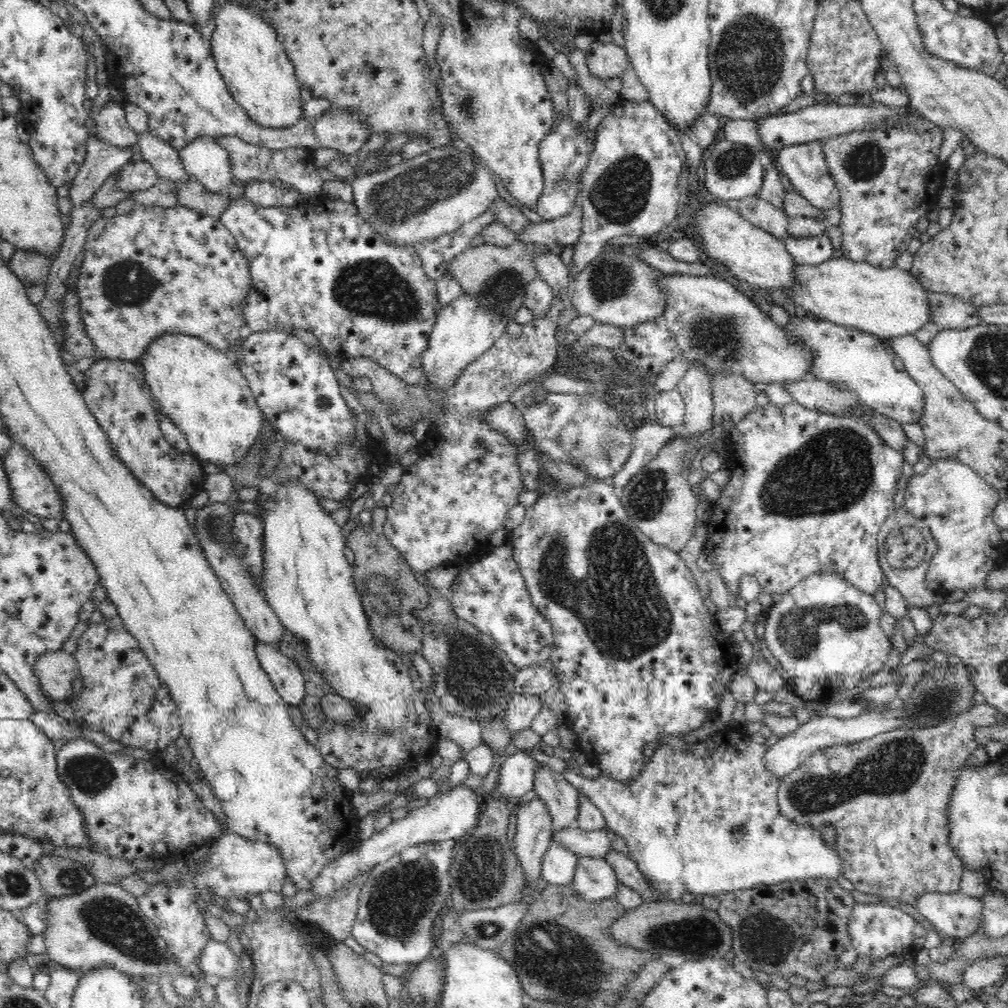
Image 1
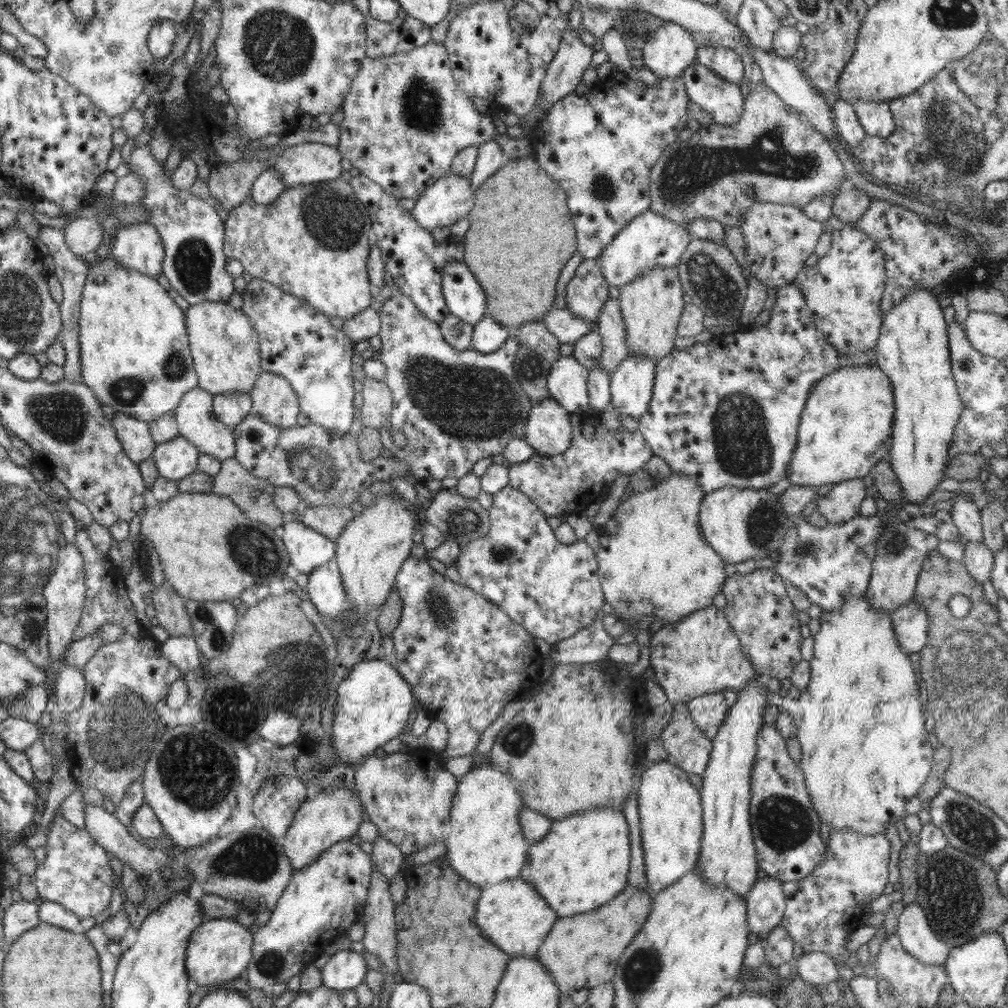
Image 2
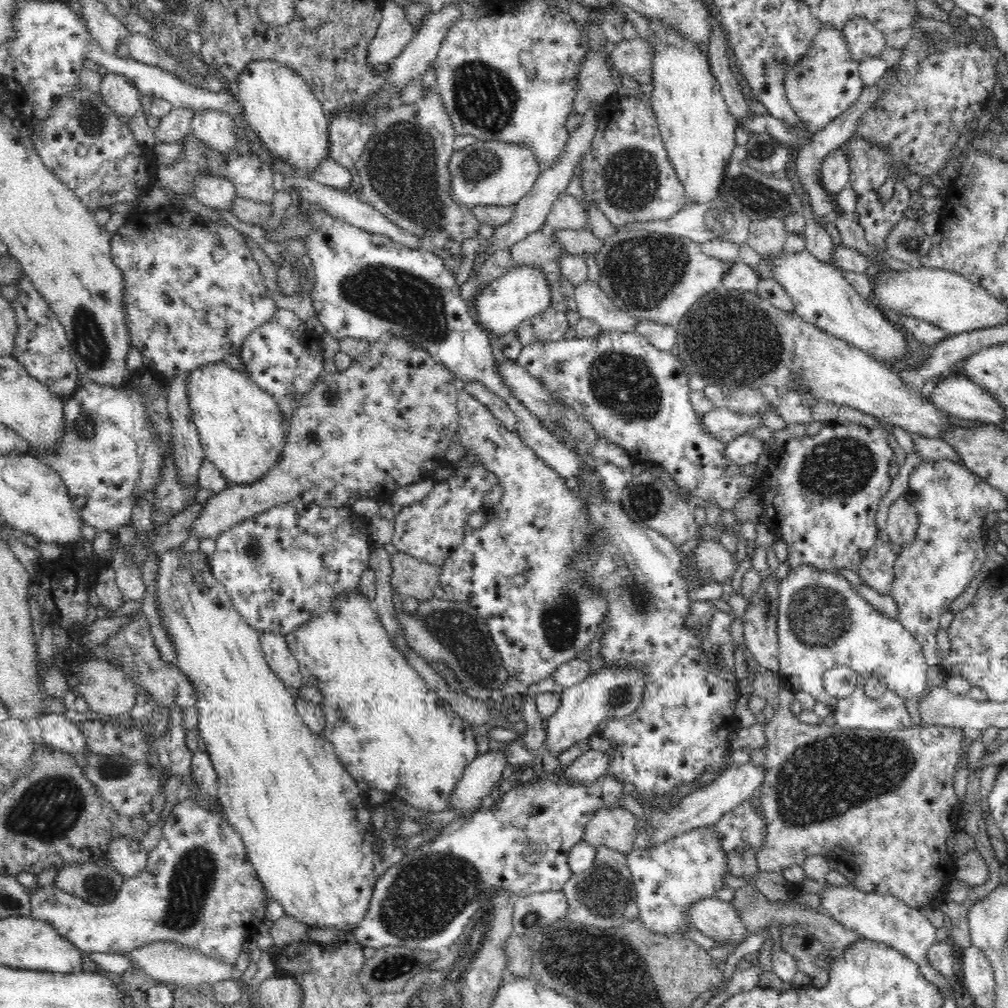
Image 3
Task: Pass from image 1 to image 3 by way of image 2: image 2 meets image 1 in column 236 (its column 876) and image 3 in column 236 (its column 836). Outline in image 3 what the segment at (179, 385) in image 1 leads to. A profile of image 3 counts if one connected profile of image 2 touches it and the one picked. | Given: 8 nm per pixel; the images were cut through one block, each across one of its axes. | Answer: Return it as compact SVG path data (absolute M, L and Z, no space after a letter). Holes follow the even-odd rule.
M216 361L210 364L207 364L203 367L195 368L194 370L189 371L187 376L187 395L190 403L190 410L193 414L194 424L196 425L197 431L200 435L200 442L202 442L202 449L206 454L206 459L210 462L213 462L216 465L216 468L232 482L246 485L248 483L253 483L258 479L261 479L262 476L266 475L267 472L274 466L274 463L282 456L284 452L284 446L286 446L287 441L287 429L288 429L288 420L285 420L283 417L282 411L279 409L276 398L271 394L264 392L254 381L252 381L247 374L242 373L230 367L230 365L222 361Z

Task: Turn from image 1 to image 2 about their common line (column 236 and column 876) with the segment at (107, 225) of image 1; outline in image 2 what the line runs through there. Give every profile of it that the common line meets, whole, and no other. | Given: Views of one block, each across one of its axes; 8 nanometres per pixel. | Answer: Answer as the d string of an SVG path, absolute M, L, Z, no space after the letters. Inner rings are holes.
M844 223L842 229L833 231L831 235L830 251L811 267L802 267L802 270L796 275L795 283L804 295L806 308L810 312L810 318L818 332L839 354L872 351L877 345L884 316L881 303L887 277L884 252L872 237L866 235L866 232L855 228L855 223Z

